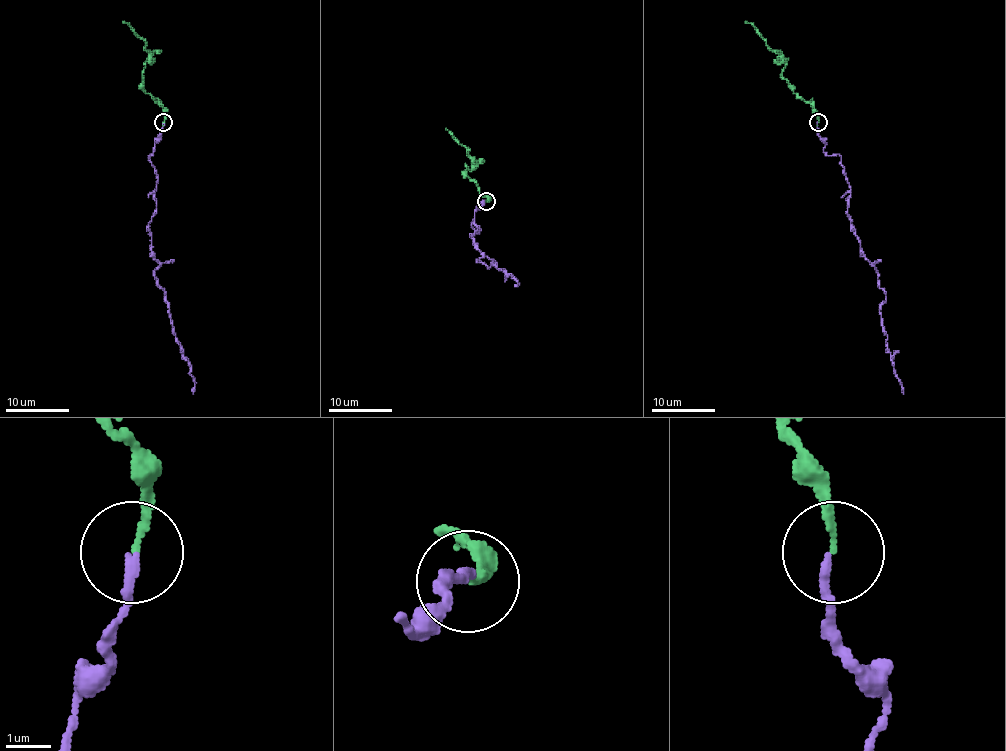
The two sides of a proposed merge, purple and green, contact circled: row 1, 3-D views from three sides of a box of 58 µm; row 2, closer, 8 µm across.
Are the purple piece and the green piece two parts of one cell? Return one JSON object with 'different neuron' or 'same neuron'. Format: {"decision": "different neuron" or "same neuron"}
{"decision": "same neuron"}

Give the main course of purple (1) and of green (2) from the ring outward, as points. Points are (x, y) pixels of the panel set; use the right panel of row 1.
1: (817, 122), (823, 151), (841, 157), (851, 189), (852, 231), (886, 295), (879, 311), (903, 394)
2: (819, 122), (815, 109), (793, 92), (793, 87), (782, 76), (787, 61), (745, 21)

